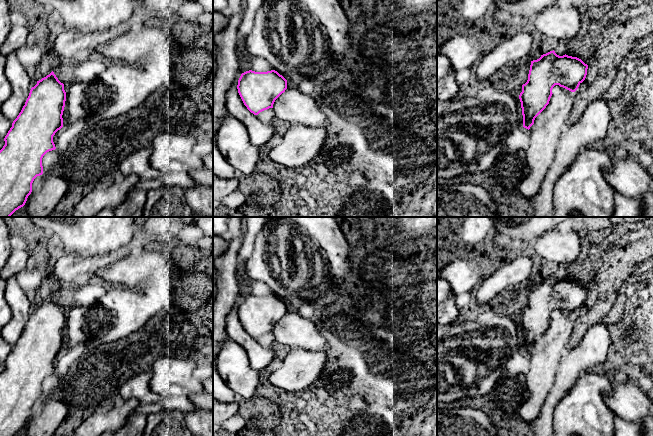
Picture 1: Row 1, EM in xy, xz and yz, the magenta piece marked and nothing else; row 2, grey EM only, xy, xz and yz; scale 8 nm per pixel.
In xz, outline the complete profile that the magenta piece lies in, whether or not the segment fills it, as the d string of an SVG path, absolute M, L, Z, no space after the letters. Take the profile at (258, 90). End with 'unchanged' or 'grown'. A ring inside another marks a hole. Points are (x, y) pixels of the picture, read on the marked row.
M249 70L241 74L237 89L247 109L258 115L273 108L275 100L287 89L287 80L275 70Z; unchanged

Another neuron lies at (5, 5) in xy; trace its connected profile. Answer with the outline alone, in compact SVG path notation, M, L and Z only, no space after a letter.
M0 0L0 46L6 41L11 30L9 16L11 8L12 2L10 0Z

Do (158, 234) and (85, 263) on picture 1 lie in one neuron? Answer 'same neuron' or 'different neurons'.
same neuron

